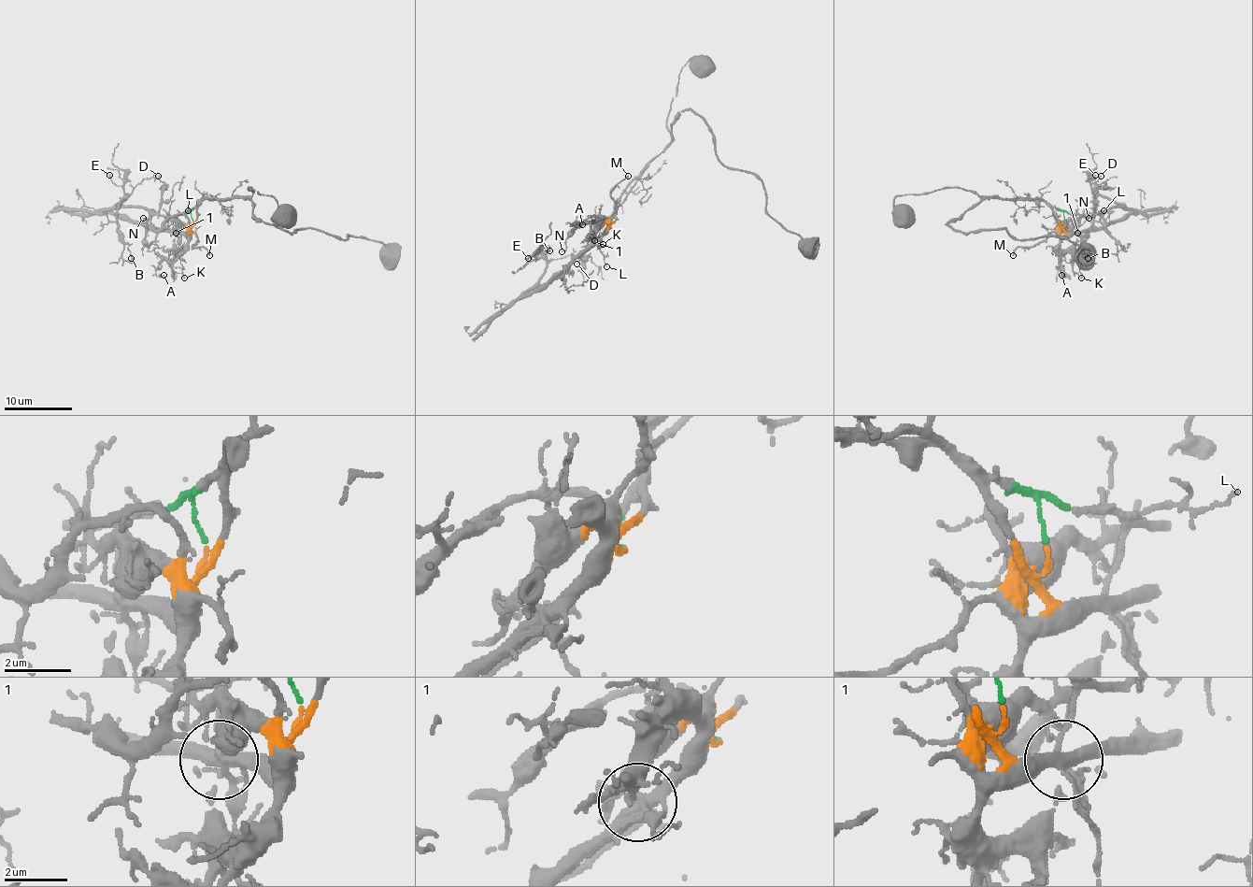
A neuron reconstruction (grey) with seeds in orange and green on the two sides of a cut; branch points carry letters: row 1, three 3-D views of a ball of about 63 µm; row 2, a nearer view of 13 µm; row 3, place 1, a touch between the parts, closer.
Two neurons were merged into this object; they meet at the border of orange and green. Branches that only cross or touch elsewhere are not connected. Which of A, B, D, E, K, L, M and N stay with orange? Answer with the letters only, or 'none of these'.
A, M, N

